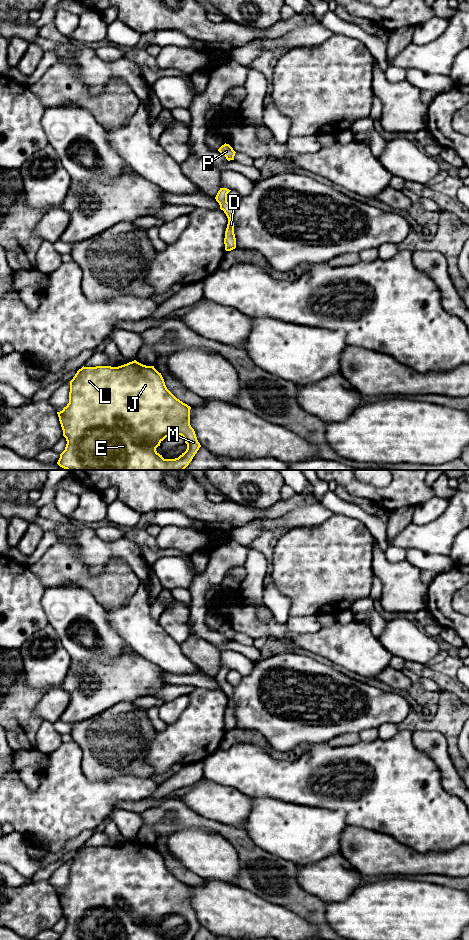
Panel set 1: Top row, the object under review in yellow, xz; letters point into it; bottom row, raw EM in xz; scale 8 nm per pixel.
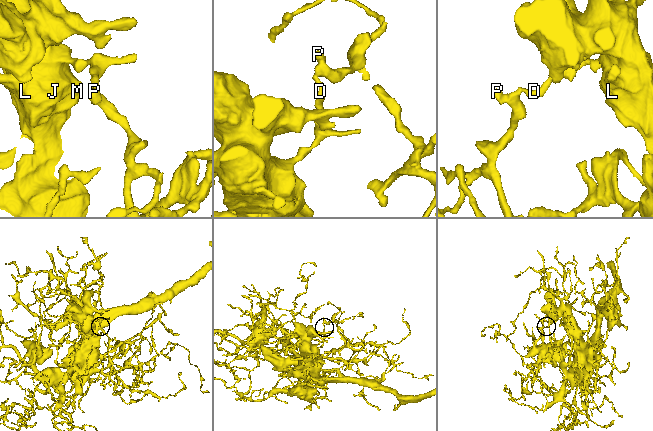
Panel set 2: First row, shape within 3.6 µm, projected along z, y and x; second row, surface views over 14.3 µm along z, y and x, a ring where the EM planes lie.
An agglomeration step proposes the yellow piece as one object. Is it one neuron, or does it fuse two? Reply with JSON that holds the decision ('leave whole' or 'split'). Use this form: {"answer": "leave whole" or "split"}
{"answer": "leave whole"}

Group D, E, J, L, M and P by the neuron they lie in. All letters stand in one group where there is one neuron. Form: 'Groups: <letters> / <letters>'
Groups: D E J L M P

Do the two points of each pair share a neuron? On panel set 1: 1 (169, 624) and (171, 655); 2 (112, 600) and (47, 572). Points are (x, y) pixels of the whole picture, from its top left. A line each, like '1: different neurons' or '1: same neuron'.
1: different neurons
2: same neuron

